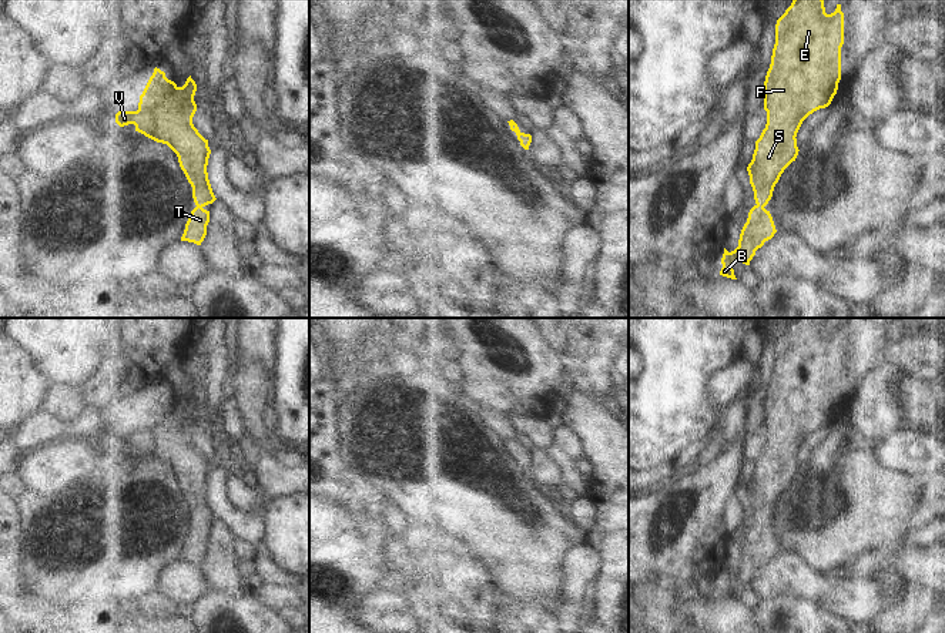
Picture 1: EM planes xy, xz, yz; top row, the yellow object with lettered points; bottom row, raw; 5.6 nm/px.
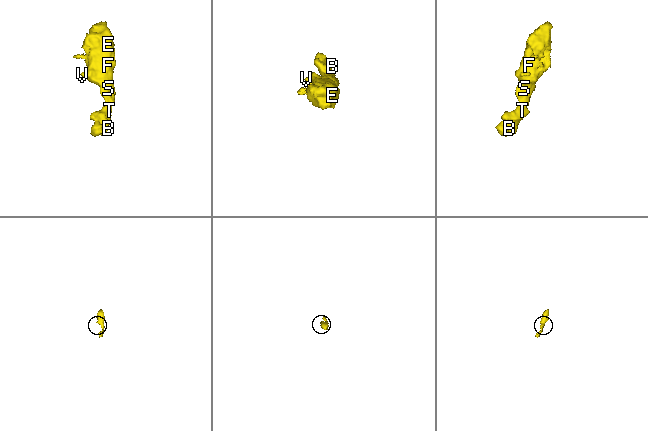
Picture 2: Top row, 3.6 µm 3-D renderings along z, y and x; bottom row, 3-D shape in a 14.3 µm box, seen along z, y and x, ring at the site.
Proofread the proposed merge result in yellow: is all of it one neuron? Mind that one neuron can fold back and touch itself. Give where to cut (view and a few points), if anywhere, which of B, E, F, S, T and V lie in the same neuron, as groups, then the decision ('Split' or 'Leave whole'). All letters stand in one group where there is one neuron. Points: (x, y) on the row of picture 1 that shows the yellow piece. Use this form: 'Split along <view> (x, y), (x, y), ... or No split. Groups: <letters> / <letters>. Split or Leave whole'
No split. Groups: B E F S T V. Leave whole.

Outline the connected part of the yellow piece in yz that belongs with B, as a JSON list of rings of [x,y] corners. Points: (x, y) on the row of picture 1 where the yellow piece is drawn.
[[[792,0],[777,20],[775,44],[764,81],[767,124],[755,141],[753,160],[747,167],[755,205],[750,210],[747,222],[741,230],[738,247],[731,252],[724,248],[720,275],[737,279],[733,265],[737,262],[750,265],[755,251],[777,232],[773,217],[764,207],[771,200],[781,174],[798,155],[795,137],[802,121],[814,111],[828,107],[837,94],[841,80],[842,44],[844,13],[841,4],[837,4],[834,13],[827,14],[824,0]]]

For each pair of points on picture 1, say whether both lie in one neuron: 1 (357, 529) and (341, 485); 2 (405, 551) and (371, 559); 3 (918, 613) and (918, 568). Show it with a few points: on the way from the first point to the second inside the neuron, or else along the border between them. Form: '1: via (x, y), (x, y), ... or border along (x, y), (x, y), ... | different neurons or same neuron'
1: border along (324, 495), (341, 502), (351, 512), (384, 516) | different neurons
2: border along (392, 549), (394, 559), (402, 575) | different neurons
3: border along (910, 582), (930, 589) | different neurons

